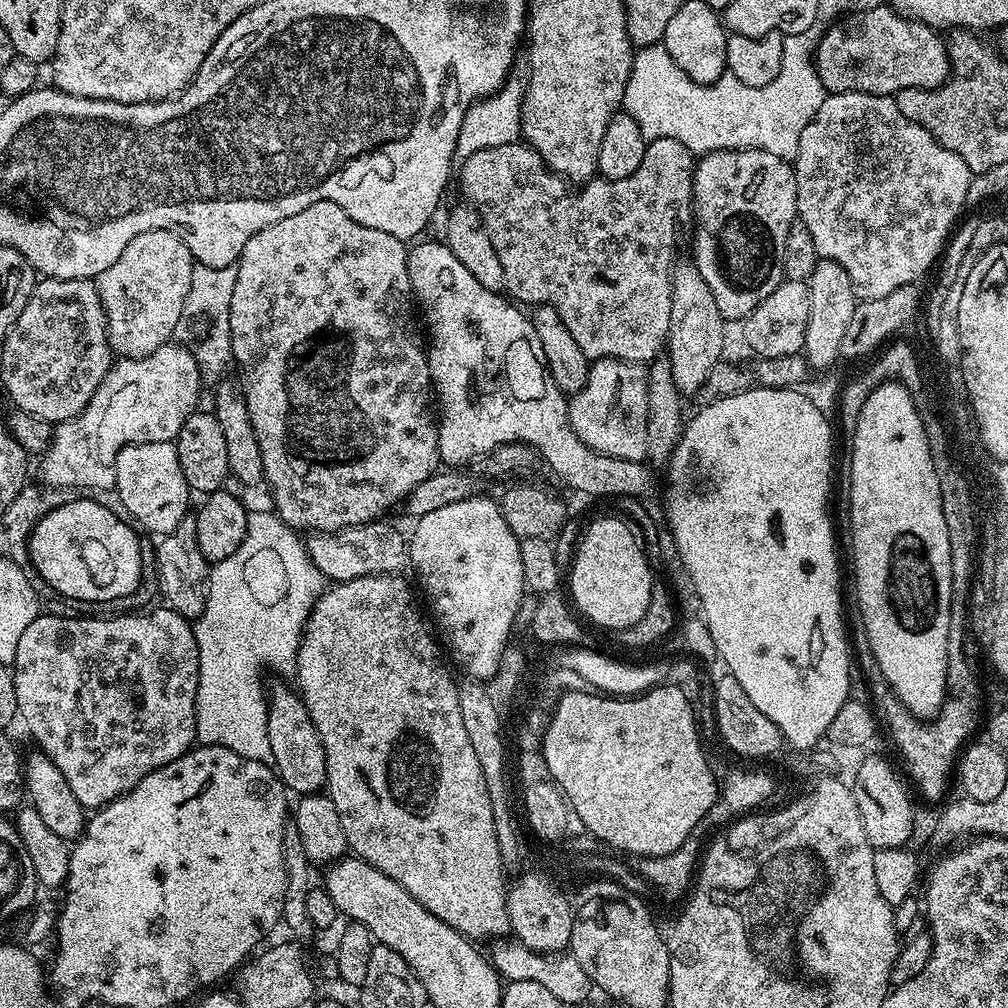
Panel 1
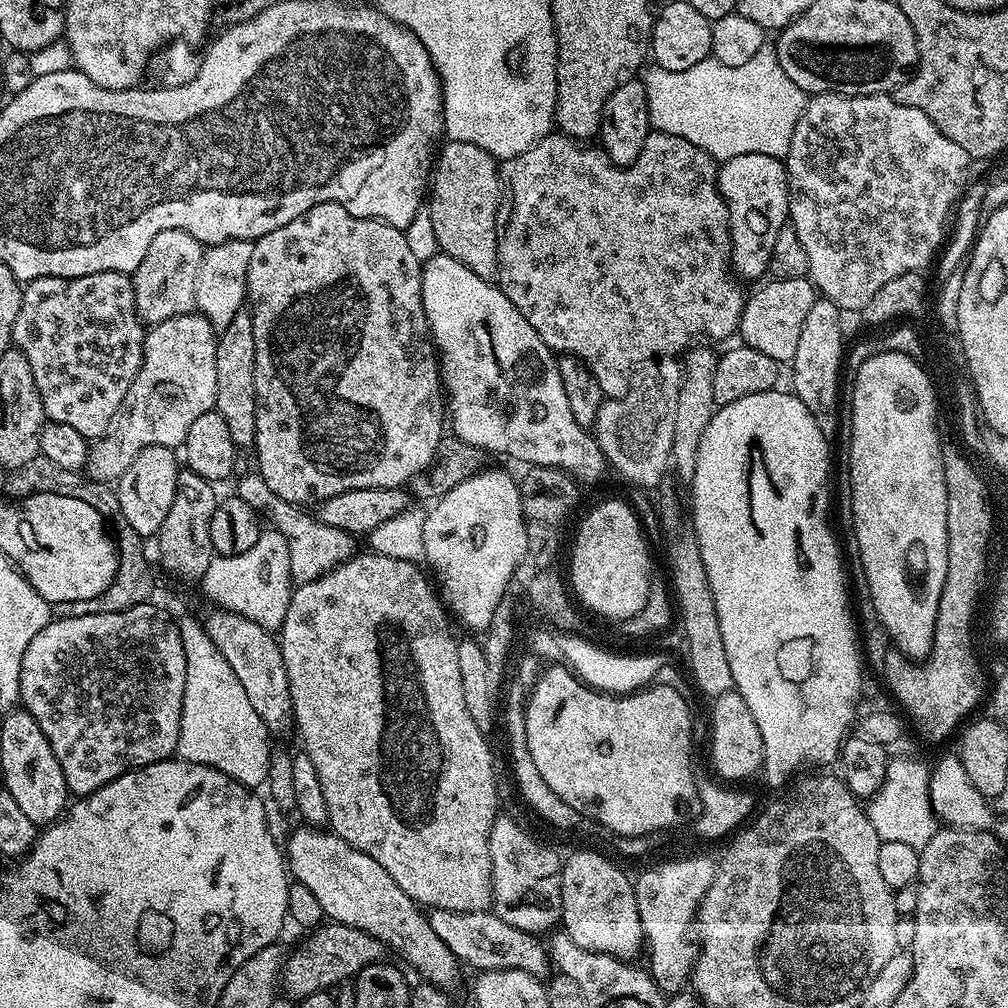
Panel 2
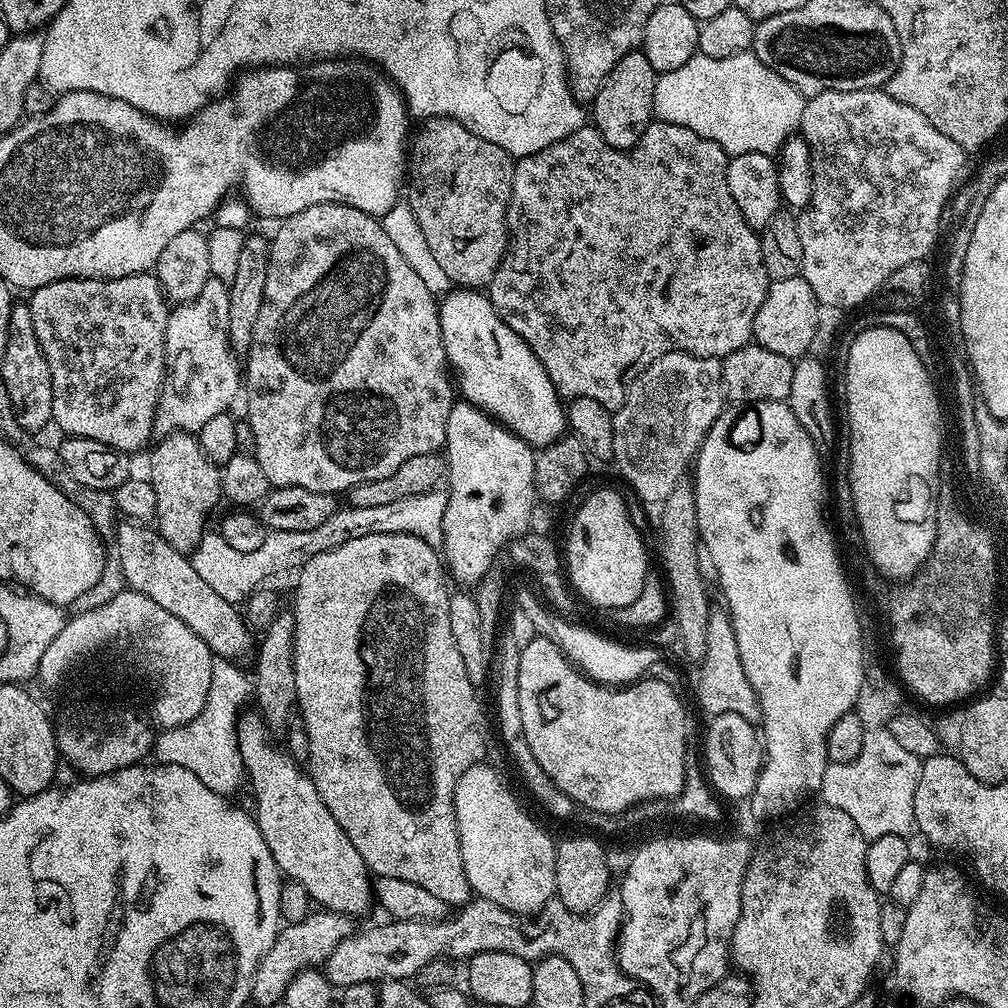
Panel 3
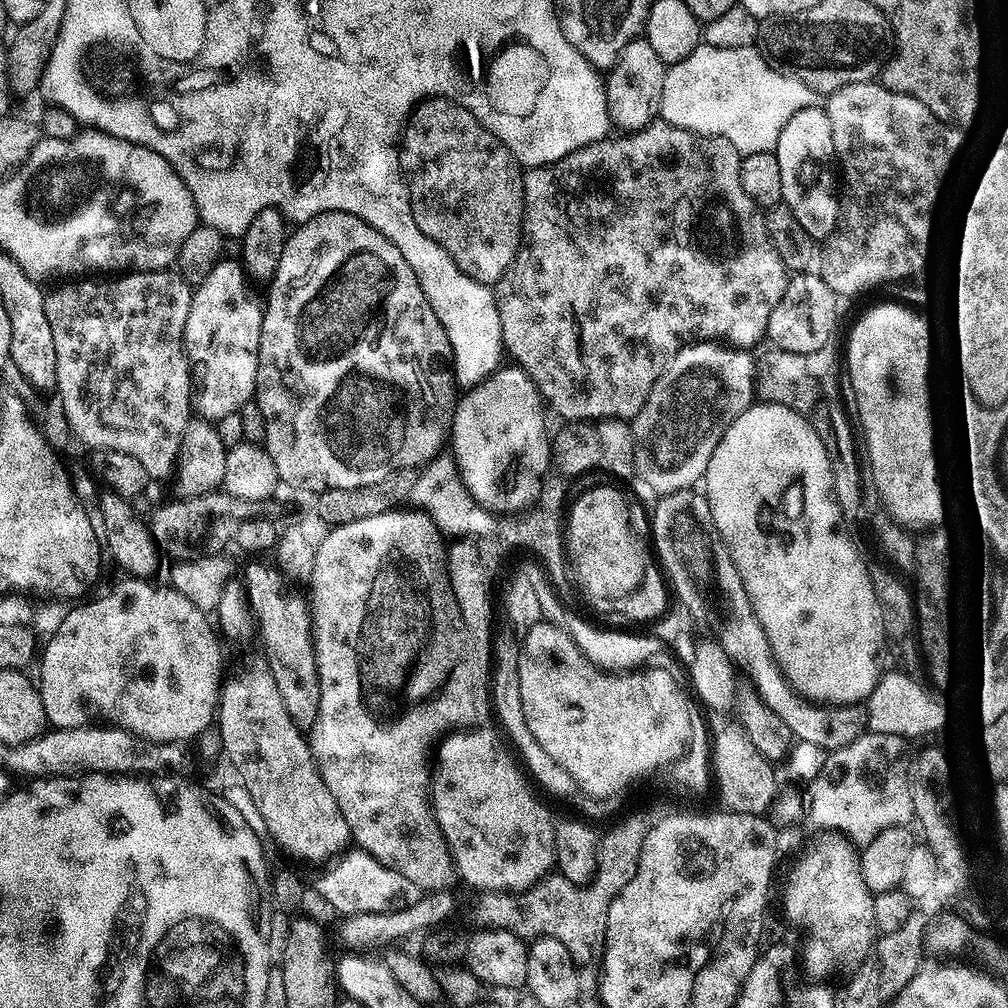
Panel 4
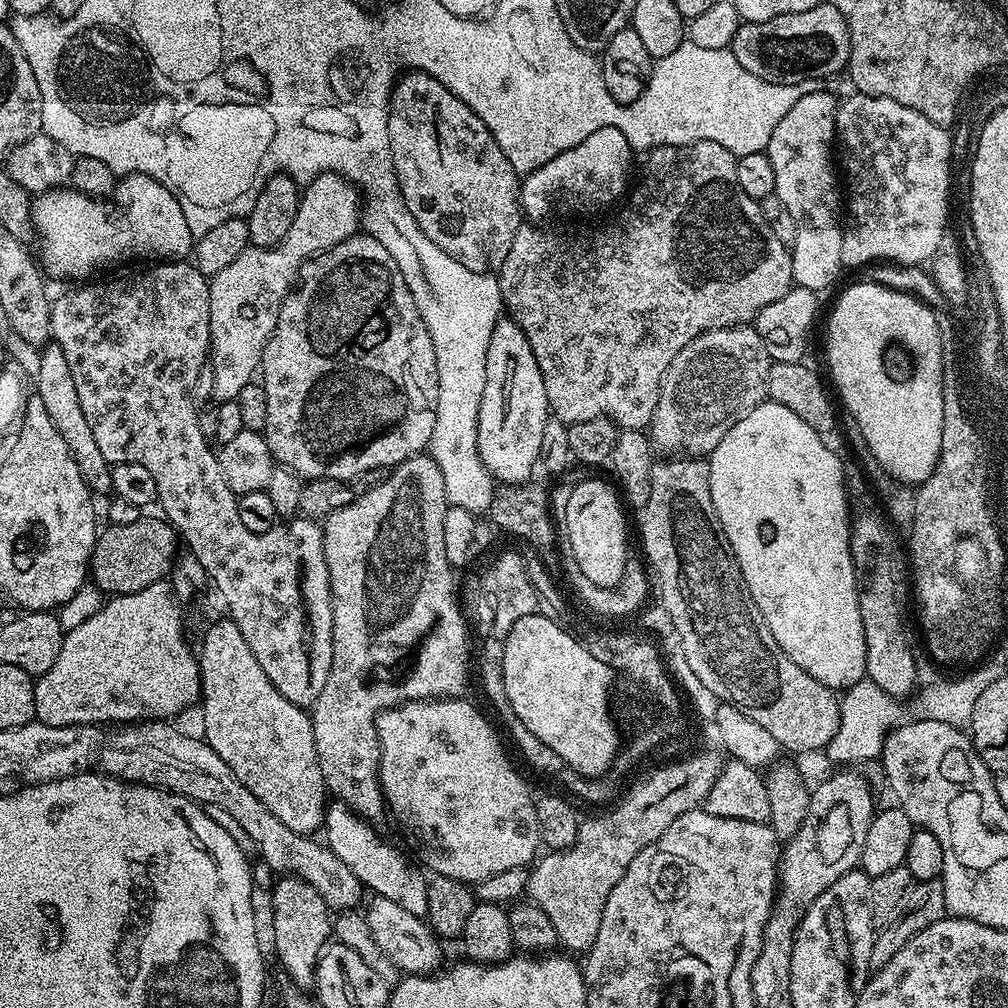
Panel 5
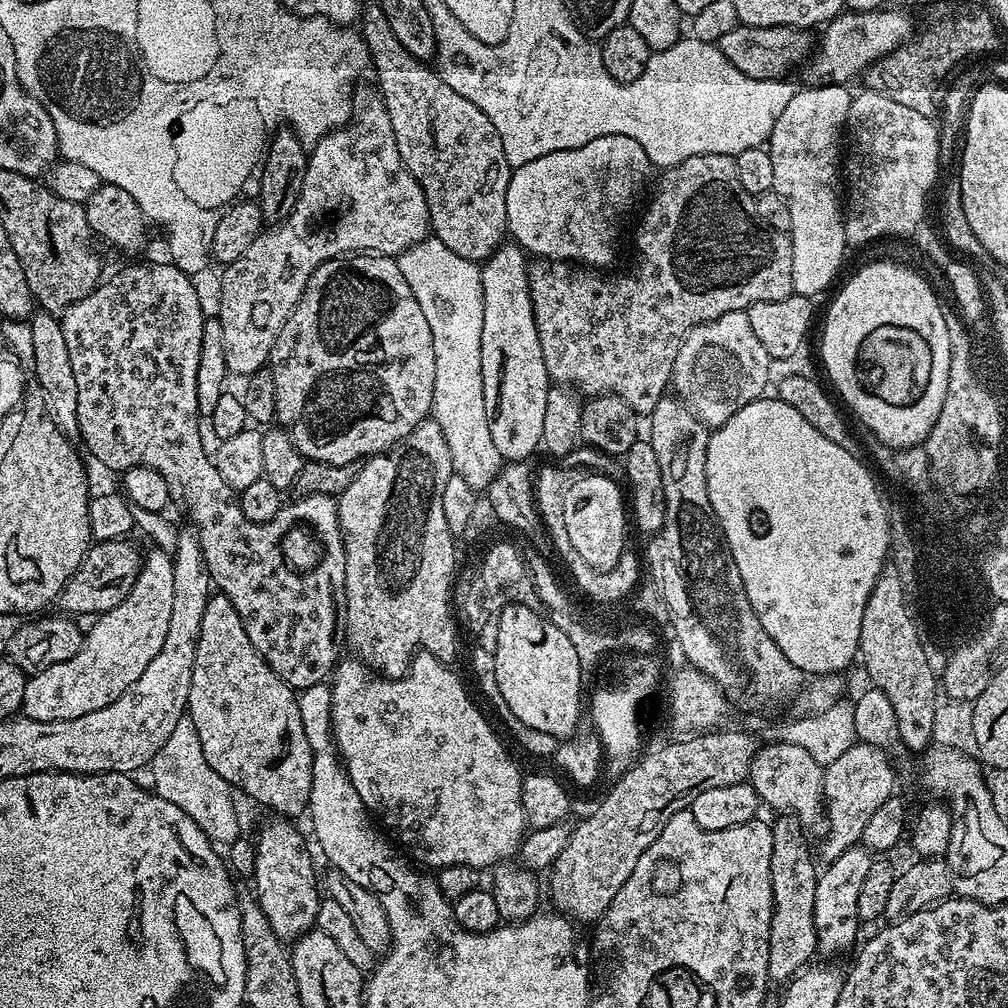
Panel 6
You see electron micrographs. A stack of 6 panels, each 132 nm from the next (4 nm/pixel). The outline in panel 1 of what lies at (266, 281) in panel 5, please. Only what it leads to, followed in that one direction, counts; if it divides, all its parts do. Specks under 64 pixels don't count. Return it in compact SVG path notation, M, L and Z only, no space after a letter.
M179 342L163 344L154 354L146 354L137 360L117 359L106 378L94 390L94 398L74 418L63 420L55 425L52 444L39 461L40 472L45 485L54 487L92 486L116 487L116 459L127 444L145 444L146 442L175 441L182 430L186 418L197 411L200 400L202 377L200 367L190 354L190 350Z

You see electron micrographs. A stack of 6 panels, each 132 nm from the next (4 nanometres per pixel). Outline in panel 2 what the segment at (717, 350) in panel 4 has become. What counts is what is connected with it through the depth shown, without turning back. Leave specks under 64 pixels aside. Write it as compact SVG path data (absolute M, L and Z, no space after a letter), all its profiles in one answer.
M657 358L641 367L628 381L626 394L622 398L605 399L601 404L594 435L602 450L604 459L620 476L625 476L632 484L640 488L652 488L669 471L672 459L672 443L674 442L674 414L678 404L679 388L683 386L682 364L676 358Z

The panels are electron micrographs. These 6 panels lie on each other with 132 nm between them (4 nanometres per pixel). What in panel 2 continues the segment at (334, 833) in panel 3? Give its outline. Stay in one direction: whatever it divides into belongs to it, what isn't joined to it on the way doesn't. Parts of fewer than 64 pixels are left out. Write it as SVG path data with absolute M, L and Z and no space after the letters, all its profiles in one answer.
M300 826L286 844L286 867L295 883L307 886L314 898L318 898L325 917L329 921L354 926L374 939L379 940L385 949L397 952L414 971L421 981L437 984L445 990L452 990L460 976L461 961L434 934L427 917L415 900L411 900L370 858L354 846L328 830L316 826Z

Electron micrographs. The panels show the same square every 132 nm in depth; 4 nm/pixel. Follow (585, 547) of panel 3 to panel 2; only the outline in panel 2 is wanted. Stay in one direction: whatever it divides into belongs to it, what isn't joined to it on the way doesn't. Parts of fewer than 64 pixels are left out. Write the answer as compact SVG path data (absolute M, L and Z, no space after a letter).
M604 500L584 516L572 544L572 582L577 601L589 613L623 622L646 606L650 582L654 579L648 544L636 512L624 500Z

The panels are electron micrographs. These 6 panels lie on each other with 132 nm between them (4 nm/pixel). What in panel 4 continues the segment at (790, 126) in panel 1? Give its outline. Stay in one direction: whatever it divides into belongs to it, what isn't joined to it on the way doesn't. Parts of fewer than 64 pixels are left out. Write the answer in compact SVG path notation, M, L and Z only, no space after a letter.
M701 42L689 56L665 71L658 116L667 124L673 124L687 132L726 138L741 154L770 152L775 149L778 134L789 118L802 108L817 107L821 100L821 93L810 90L806 82L798 82L798 78L790 78L775 72L760 57L755 47L719 48Z

